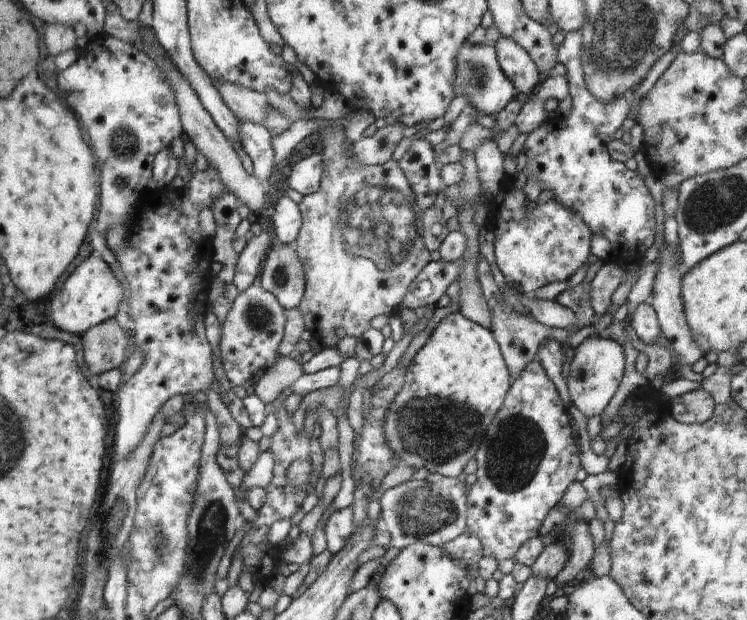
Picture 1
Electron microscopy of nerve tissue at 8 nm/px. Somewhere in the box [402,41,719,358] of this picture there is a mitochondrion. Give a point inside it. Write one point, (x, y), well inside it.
(476, 74)

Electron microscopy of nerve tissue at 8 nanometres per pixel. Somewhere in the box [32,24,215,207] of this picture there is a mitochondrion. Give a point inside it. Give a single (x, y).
(125, 144)

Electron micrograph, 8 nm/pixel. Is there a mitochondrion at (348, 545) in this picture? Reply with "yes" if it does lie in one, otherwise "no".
no

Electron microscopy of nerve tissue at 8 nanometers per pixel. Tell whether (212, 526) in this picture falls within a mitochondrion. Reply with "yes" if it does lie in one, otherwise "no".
yes

